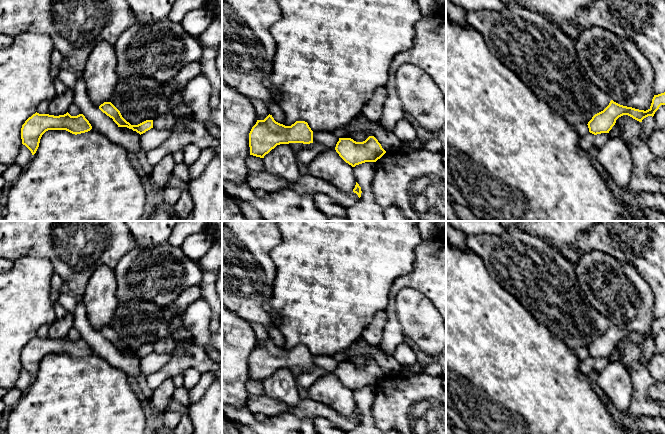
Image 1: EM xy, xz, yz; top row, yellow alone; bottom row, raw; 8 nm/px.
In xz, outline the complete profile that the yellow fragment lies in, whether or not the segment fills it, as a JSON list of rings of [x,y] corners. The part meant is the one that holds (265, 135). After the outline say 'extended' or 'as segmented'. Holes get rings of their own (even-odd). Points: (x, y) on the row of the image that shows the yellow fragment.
[[[268,115],[264,120],[257,120],[249,133],[250,155],[264,158],[272,149],[280,144],[289,143],[313,143],[313,131],[305,121],[296,121],[291,126],[285,126],[274,120],[272,115]]]; as segmented

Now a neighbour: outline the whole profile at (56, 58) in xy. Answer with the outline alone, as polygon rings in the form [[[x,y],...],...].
[[[54,49],[51,54],[51,67],[52,67],[52,76],[54,77],[60,70],[60,65],[63,60],[63,56],[59,51]]]

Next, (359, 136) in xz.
[[[358,117],[354,118],[346,127],[345,129],[350,131],[351,134],[349,138],[353,139],[356,142],[363,142],[365,141],[369,136],[373,136],[370,131],[355,131],[355,126],[357,124]]]

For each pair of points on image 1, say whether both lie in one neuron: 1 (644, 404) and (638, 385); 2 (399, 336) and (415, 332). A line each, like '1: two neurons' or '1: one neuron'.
1: one neuron
2: two neurons

